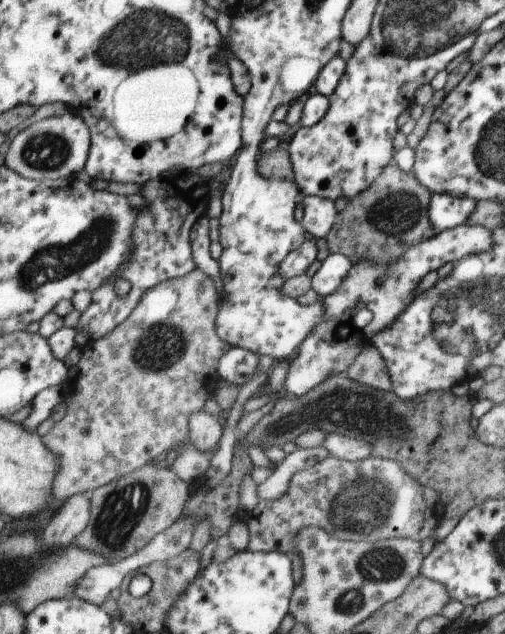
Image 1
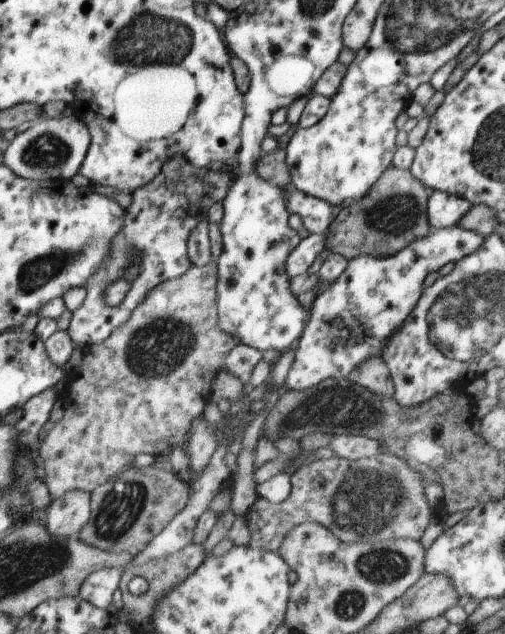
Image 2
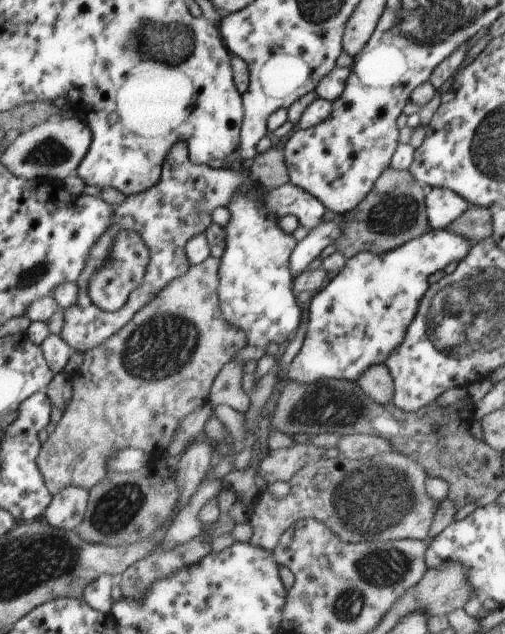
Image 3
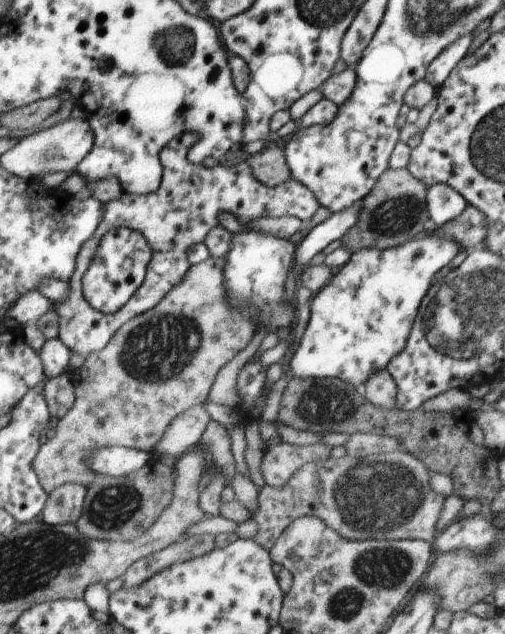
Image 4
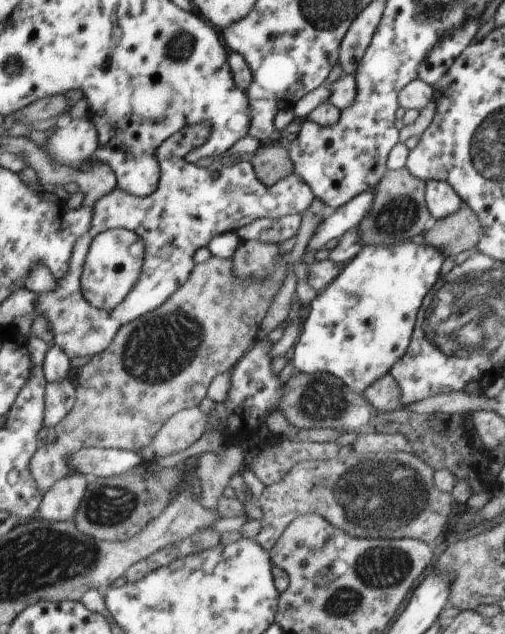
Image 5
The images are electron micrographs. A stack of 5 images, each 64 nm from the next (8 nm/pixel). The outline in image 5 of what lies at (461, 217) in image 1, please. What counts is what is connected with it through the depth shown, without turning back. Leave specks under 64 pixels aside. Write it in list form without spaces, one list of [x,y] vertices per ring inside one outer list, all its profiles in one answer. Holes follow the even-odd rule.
[[[427,180],[427,203],[434,219],[442,219],[454,211],[457,211],[461,204],[461,198],[454,192],[454,189],[444,181]]]

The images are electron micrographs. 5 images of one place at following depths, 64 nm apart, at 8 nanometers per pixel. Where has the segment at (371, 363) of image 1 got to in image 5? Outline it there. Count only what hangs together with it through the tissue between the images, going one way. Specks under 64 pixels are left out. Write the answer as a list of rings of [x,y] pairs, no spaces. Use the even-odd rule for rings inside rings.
[[[389,372],[369,386],[362,395],[381,413],[393,412],[403,407],[401,388]]]

